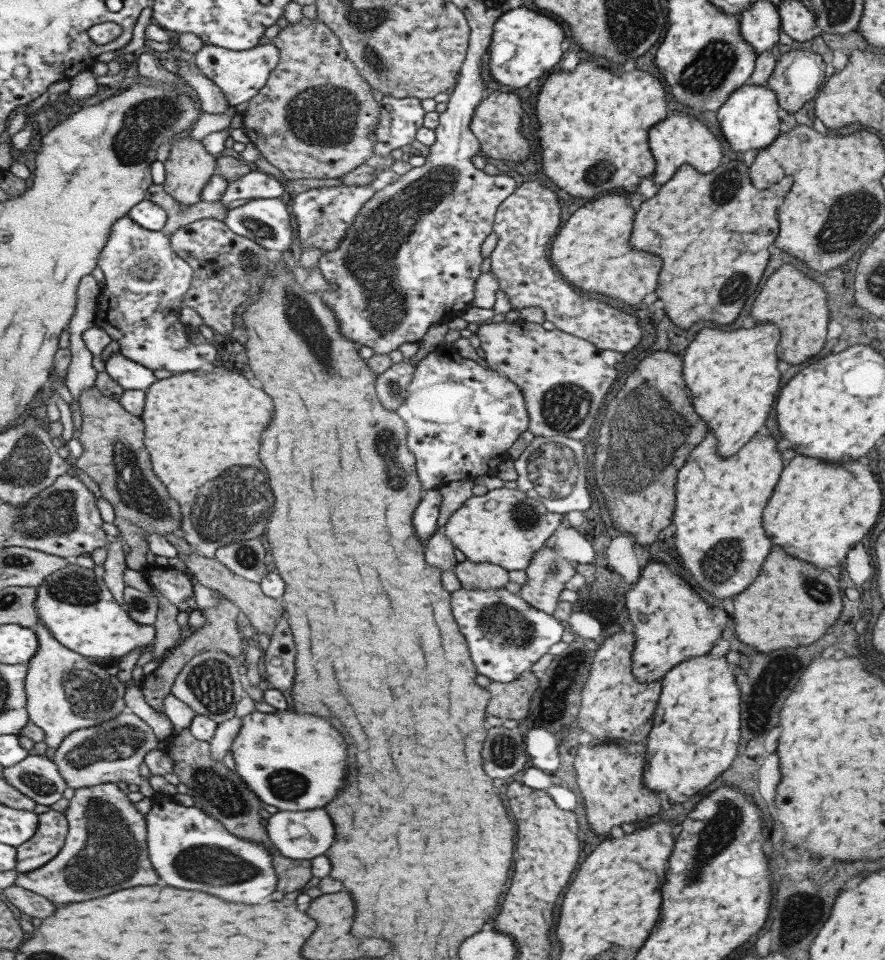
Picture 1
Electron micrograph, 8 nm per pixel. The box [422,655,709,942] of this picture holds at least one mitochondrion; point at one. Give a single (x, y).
(503, 749)

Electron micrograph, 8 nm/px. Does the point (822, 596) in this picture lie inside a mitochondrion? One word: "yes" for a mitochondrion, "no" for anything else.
yes

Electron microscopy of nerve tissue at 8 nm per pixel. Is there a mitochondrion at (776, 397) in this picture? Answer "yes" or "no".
no

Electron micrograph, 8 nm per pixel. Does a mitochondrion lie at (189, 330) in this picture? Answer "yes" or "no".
no

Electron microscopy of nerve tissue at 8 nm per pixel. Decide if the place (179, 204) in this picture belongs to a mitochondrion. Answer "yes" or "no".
no

